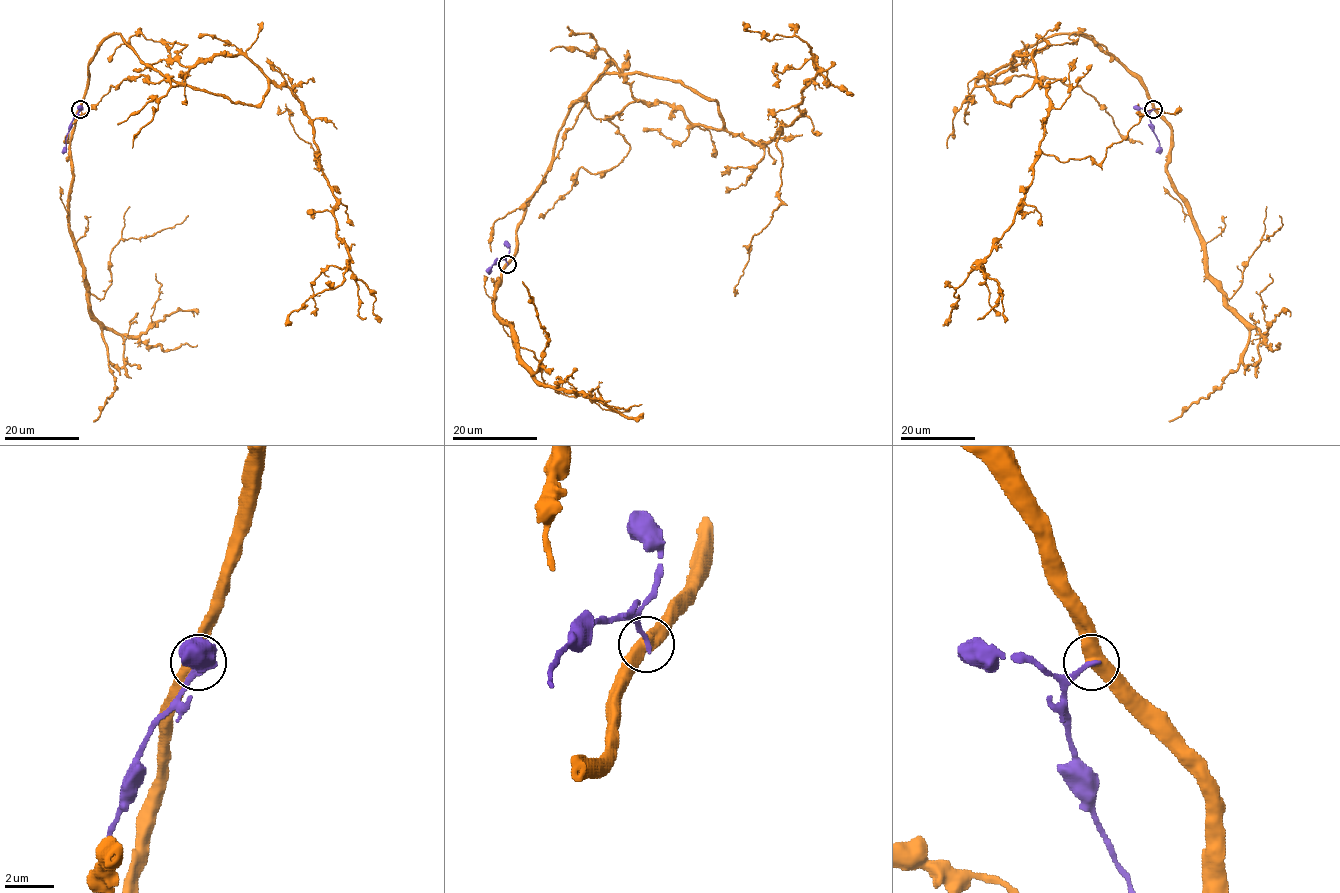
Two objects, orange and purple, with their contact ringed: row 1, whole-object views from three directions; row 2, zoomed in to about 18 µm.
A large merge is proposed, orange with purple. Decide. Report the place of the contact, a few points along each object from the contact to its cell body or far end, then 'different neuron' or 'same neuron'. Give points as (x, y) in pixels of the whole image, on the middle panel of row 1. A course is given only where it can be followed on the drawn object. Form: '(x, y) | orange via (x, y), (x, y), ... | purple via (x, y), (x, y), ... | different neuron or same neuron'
(507, 264) | orange via (507, 264), (566, 114), (605, 74), (679, 80), (756, 143), (801, 114), (817, 71), (810, 46), (742, 22) | purple via (507, 264), (505, 260), (498, 260), (487, 271) | different neuron

